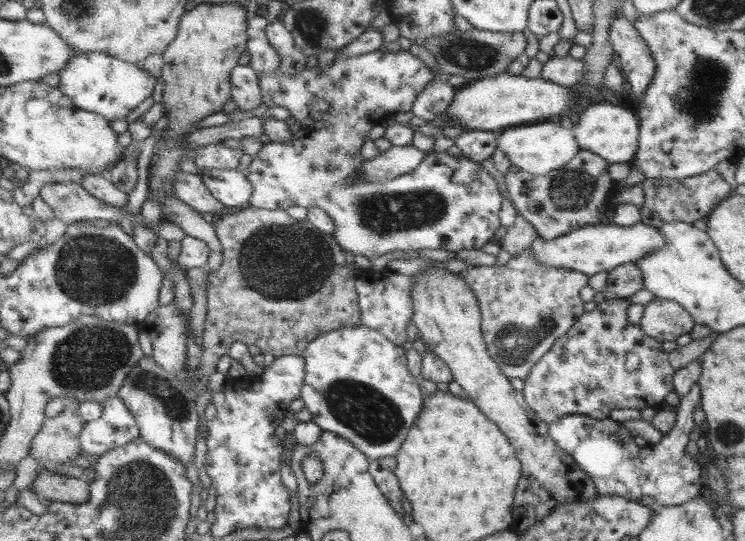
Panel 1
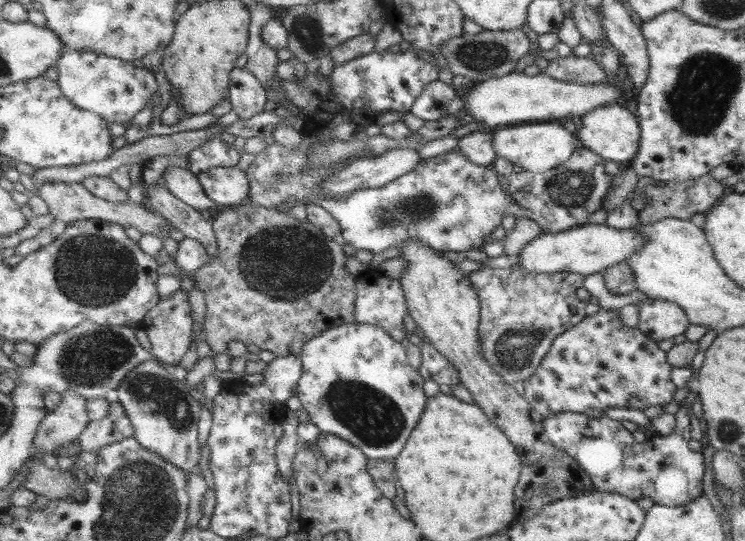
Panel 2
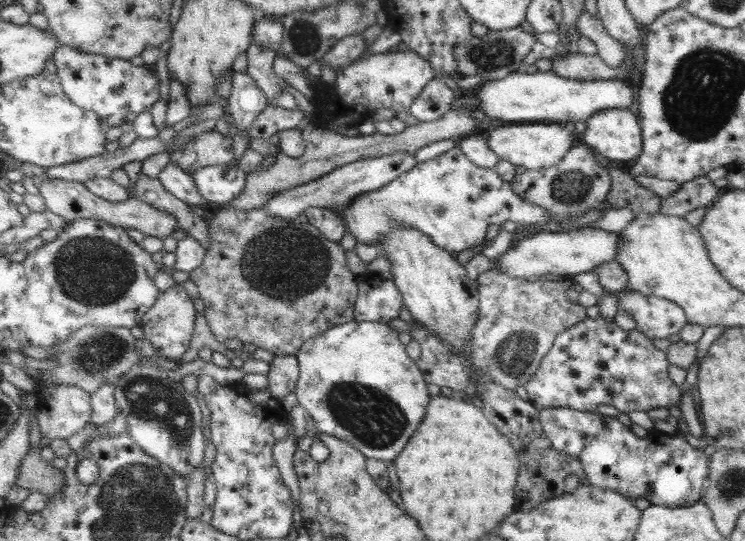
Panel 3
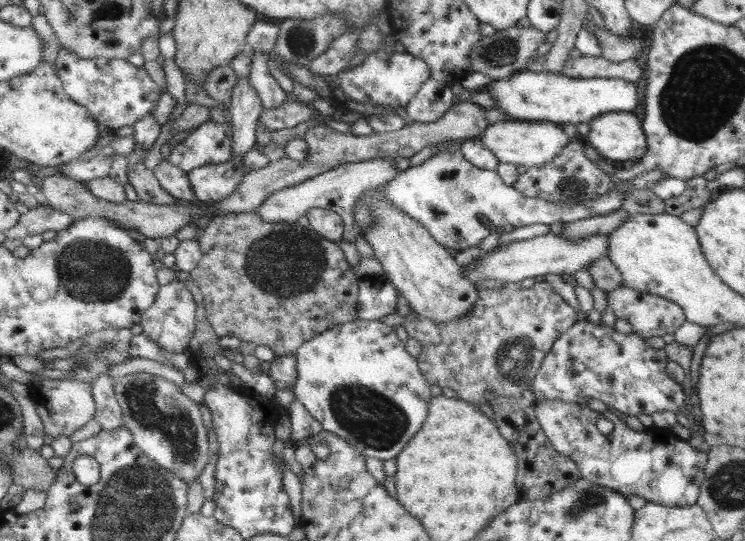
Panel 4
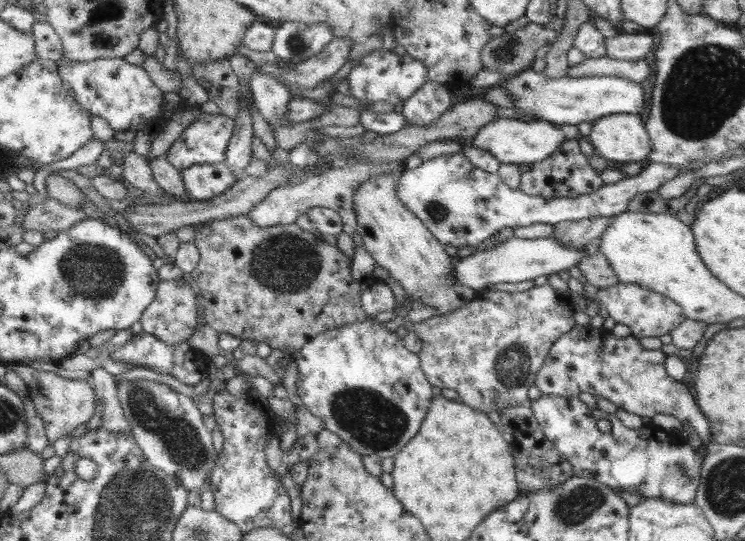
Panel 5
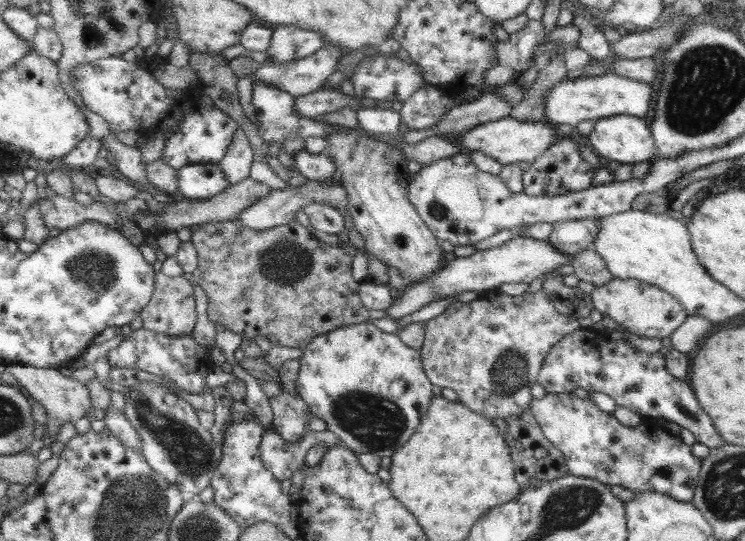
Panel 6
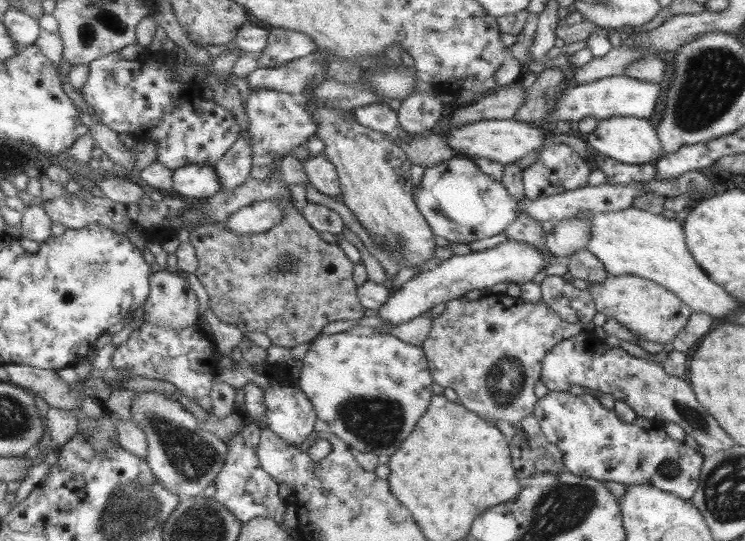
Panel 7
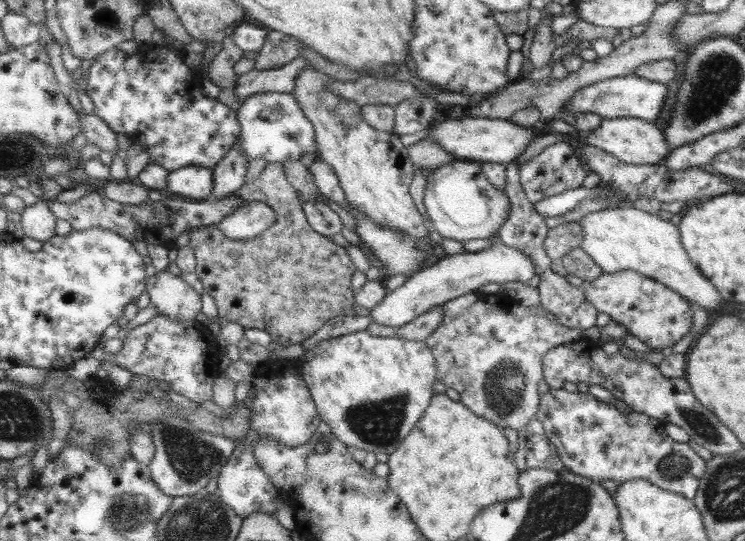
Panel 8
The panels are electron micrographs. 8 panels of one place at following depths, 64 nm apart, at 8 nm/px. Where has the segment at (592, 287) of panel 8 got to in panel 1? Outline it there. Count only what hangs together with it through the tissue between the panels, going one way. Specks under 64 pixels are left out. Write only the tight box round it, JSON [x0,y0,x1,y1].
[640,298,693,342]

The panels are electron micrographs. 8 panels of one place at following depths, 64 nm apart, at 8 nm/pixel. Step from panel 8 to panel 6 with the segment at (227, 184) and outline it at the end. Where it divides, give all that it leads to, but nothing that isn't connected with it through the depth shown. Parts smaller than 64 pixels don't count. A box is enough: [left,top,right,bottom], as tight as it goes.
[219,126,255,185]

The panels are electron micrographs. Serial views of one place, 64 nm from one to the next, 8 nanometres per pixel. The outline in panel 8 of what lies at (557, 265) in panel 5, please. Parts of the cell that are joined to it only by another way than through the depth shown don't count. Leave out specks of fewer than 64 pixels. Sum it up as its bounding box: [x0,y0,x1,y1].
[370,242,535,327]

